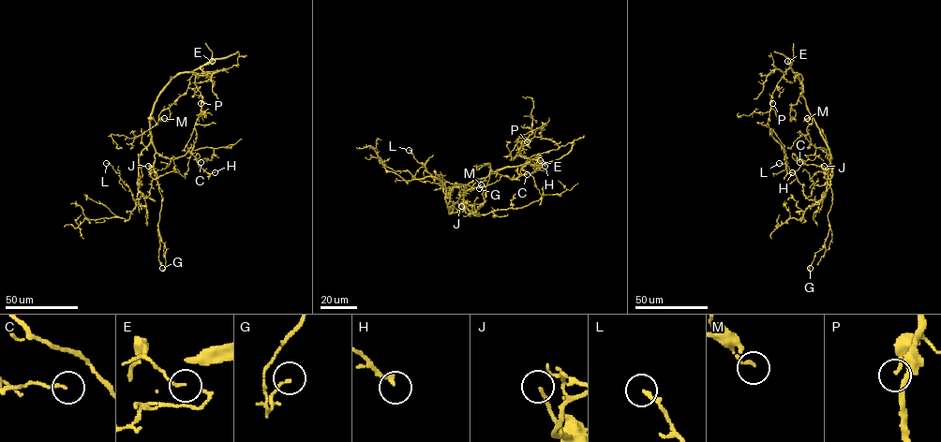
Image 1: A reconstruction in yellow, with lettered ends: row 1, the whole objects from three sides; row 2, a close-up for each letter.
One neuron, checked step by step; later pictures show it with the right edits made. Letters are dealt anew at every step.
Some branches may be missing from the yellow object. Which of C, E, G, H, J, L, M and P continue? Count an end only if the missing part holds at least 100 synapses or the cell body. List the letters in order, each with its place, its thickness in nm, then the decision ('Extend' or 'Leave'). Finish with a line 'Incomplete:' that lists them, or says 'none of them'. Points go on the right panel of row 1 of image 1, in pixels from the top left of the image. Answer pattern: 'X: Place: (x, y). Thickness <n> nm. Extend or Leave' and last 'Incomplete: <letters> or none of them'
C: Place: (799, 162). Thickness 130 nm. Leave
E: Place: (787, 61). Thickness 110 nm. Leave
G: Place: (810, 268). Thickness 110 nm. Leave
H: Place: (792, 172). Thickness 160 nm. Leave
J: Place: (824, 166). Thickness 120 nm. Leave
L: Place: (779, 163). Thickness 170 nm. Leave
M: Place: (807, 118). Thickness 130 nm. Leave
P: Place: (772, 103). Thickness 130 nm. Leave
Incomplete: none of them

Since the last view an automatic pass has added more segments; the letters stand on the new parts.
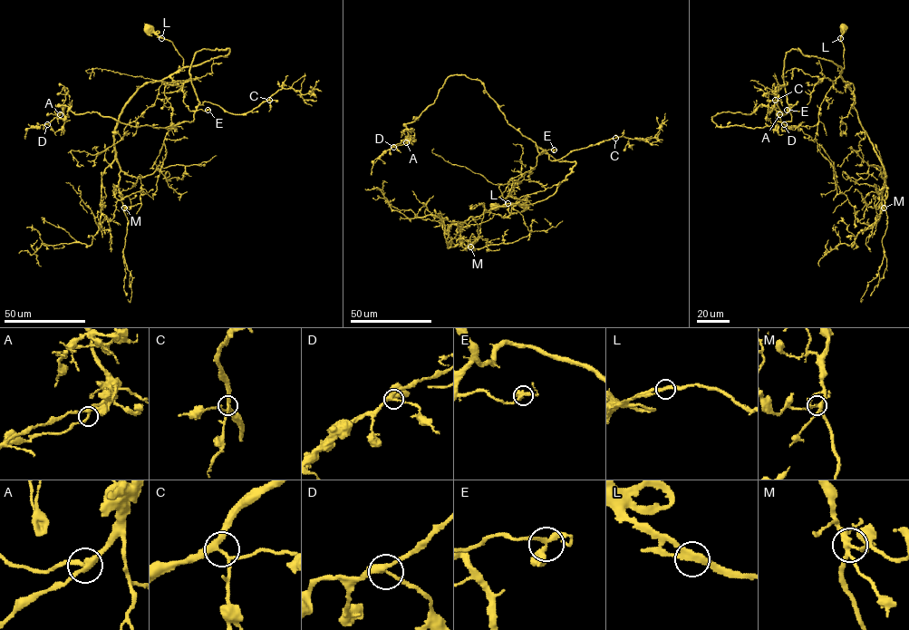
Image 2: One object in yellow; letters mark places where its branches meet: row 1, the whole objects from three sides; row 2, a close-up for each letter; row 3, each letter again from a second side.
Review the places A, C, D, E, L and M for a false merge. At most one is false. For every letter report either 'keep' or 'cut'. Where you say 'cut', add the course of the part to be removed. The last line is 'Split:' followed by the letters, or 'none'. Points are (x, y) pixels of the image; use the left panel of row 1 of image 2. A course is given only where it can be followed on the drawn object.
A: keep
C: keep
D: keep
E: keep
L: keep
M: keep
Split: none

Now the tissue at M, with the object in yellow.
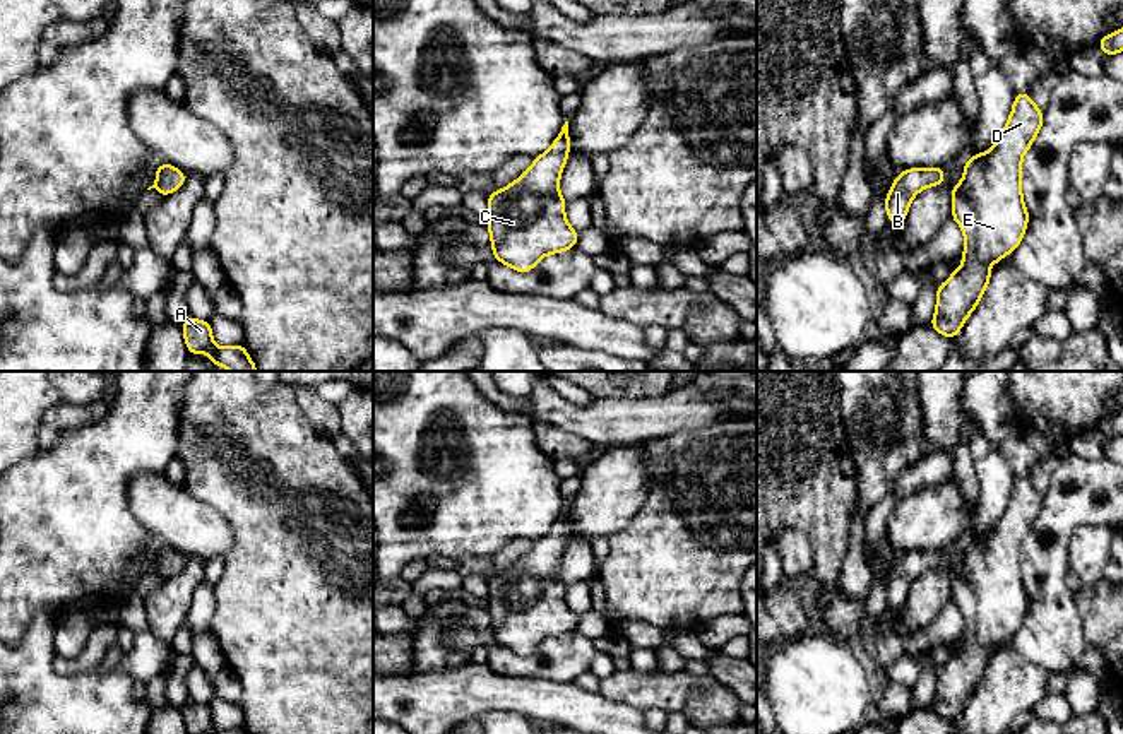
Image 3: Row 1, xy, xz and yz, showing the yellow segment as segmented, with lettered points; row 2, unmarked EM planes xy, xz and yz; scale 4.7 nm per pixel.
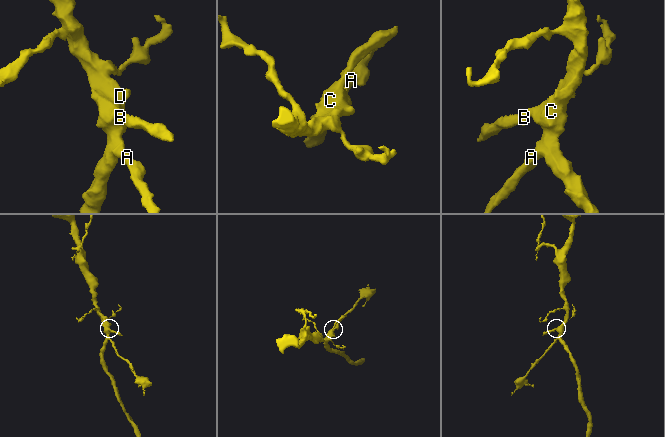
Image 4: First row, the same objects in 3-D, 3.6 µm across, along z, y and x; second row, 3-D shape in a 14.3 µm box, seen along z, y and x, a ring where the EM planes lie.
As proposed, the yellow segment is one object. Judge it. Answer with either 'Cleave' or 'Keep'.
Keep

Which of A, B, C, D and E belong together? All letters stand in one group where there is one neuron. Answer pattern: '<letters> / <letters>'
A B C D E

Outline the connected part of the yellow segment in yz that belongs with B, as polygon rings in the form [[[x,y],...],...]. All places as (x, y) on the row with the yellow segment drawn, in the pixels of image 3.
[[[943,166],[909,168],[894,178],[883,205],[890,224],[899,226],[906,221],[911,200],[924,188],[945,183]]]

